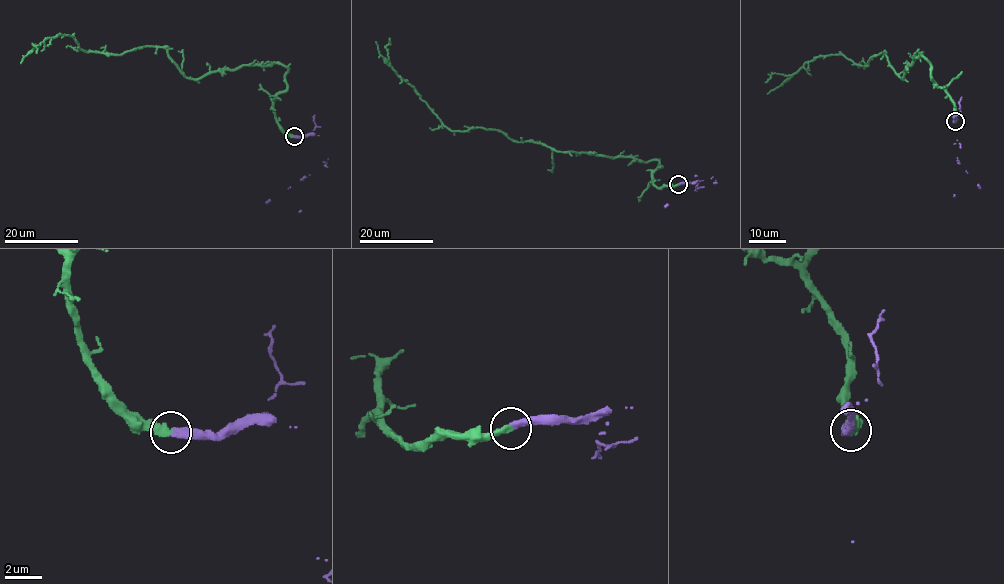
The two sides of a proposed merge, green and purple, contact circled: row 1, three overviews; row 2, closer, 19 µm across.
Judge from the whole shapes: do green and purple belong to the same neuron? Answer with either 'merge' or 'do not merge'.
merge

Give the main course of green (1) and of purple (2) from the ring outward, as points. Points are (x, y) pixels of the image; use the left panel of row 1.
1: (294, 136), (274, 110), (288, 69), (278, 63), (188, 79), (162, 47), (86, 52), (60, 34), (36, 53)
2: (294, 136), (304, 138), (309, 175), (266, 203)

